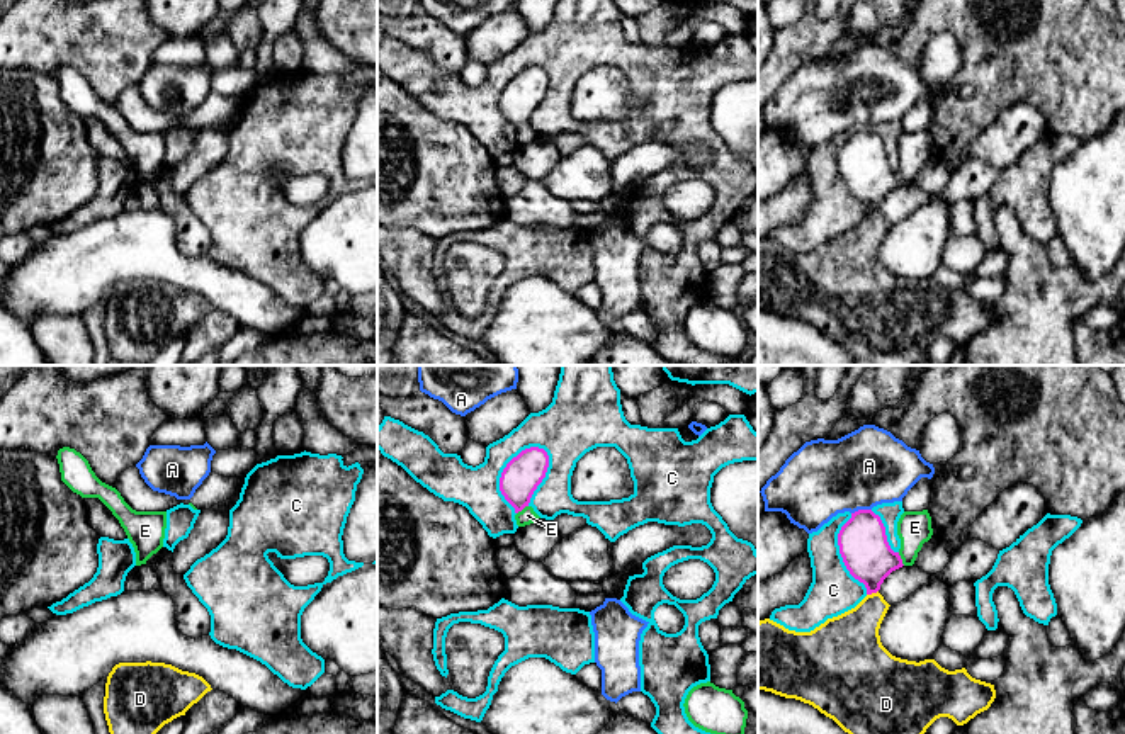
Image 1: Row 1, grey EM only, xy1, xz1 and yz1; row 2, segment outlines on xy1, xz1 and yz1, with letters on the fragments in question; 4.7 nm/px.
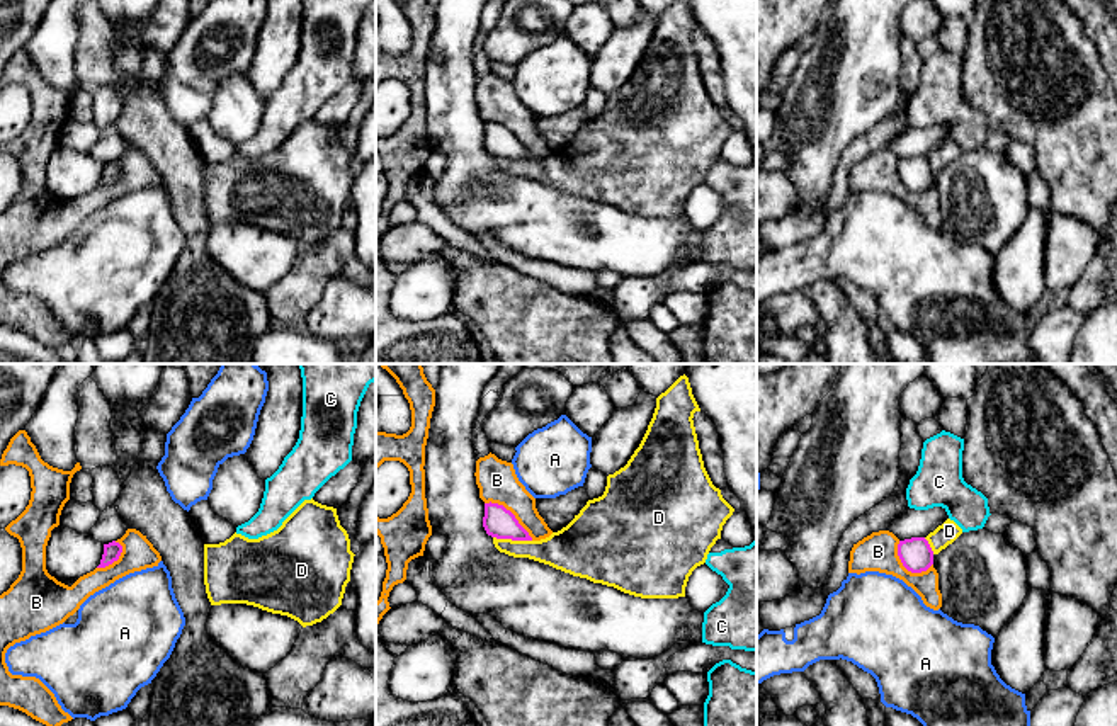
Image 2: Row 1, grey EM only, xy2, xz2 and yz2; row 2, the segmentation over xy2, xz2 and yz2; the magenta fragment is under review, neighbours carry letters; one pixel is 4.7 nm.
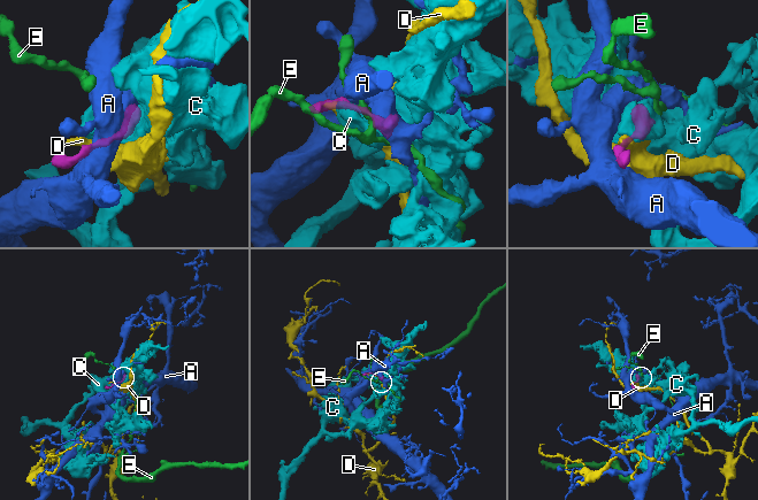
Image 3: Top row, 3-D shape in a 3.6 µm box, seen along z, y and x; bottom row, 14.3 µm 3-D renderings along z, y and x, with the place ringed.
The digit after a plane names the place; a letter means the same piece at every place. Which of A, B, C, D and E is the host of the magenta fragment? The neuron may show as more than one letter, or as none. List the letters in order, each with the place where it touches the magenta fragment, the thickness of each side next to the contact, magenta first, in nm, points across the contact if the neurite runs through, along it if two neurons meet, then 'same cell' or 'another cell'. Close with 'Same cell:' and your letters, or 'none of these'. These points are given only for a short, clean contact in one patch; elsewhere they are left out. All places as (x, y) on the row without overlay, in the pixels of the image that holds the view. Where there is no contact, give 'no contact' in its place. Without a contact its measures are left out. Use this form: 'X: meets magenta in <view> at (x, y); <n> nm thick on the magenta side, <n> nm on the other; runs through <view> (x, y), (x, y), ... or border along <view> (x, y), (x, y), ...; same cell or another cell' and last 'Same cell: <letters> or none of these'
A: meets magenta in yz1 at (860, 129); 220 nm thick on the magenta side, 360 nm on the other; border along yz1 (870, 128), (860, 128), (852, 133); another cell
B: meets magenta in xz2 at (512, 133); 150 nm thick on the magenta side, 190 nm on the other; another cell
C: meets magenta in xz1 at (503, 90); 180 nm thick on the magenta side, 200 nm on the other; another cell
D: meets magenta in xz2 at (512, 158); 150 nm thick on the magenta side, 190 nm on the other; another cell
E: meets magenta in yz1 at (901, 179); 220 nm thick on the magenta side, 160 nm on the other; runs through yz1 (862, 160), (881, 179), (901, 179), (910, 169), (915, 146); same cell
Same cell: E

